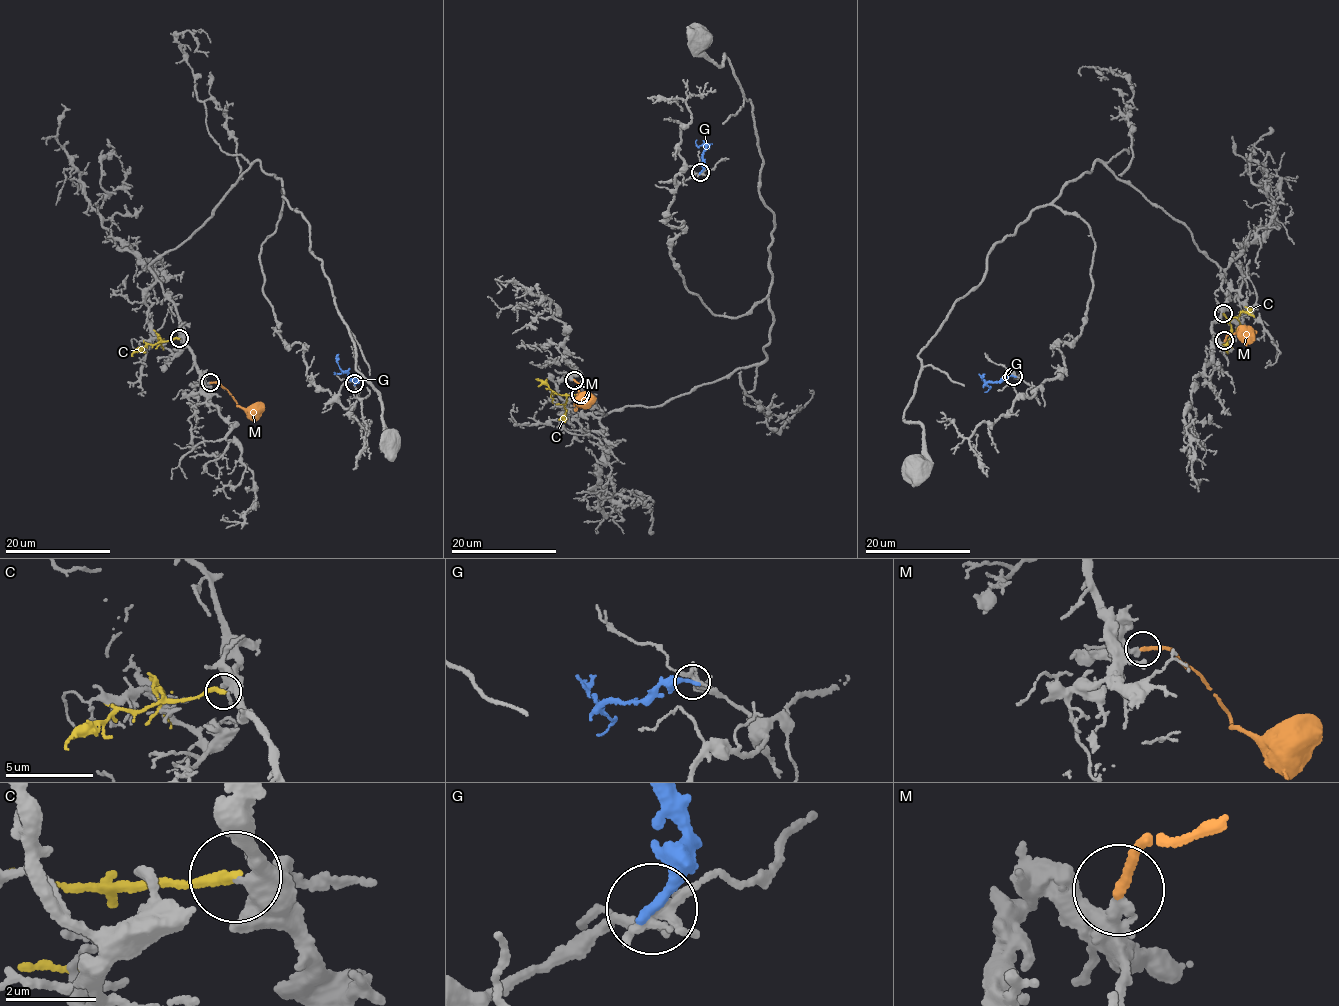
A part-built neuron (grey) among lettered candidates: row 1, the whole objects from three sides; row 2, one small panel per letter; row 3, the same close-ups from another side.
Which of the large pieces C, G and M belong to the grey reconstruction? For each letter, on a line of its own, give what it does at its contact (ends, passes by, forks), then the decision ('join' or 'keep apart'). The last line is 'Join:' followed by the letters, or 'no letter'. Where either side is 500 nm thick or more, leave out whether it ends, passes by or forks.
C: it ends; keep apart
G: it ends; keep apart
M: it ends; keep apart
Join: no letter

